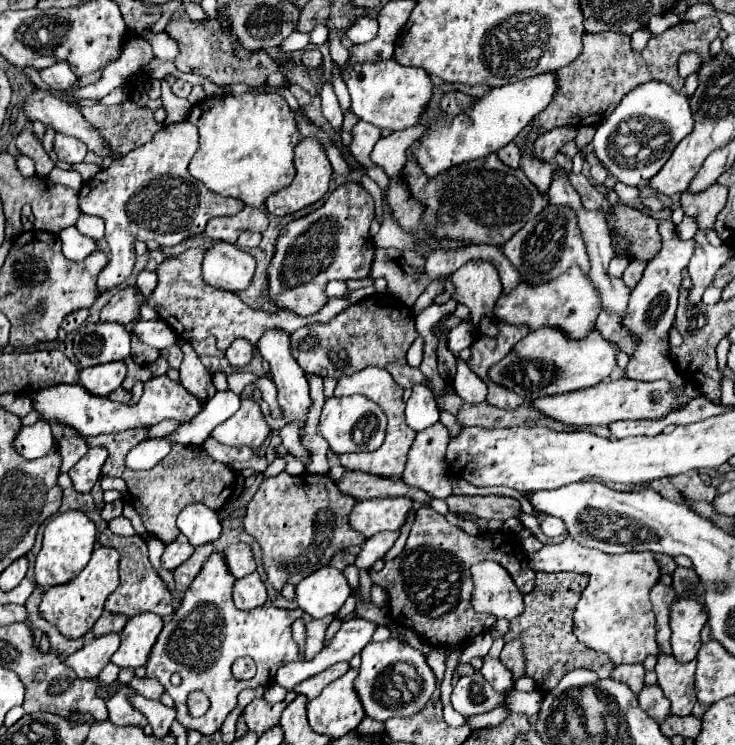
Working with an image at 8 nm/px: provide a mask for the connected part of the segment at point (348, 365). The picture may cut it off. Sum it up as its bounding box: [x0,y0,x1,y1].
[291,294,427,388]

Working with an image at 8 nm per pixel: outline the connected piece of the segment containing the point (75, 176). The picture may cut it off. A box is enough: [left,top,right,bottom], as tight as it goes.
[49,166,83,190]

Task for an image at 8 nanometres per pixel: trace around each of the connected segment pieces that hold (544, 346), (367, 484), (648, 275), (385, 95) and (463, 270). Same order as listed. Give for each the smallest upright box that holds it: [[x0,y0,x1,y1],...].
[[489,326,621,396],[337,472,433,502],[623,220,697,396],[343,60,433,132],[451,258,501,336]]

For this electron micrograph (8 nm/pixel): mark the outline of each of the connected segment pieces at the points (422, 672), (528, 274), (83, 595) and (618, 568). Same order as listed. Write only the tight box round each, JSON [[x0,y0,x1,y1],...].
[[355,638,437,722],[503,204,589,286],[39,546,119,638],[531,536,661,666]]

